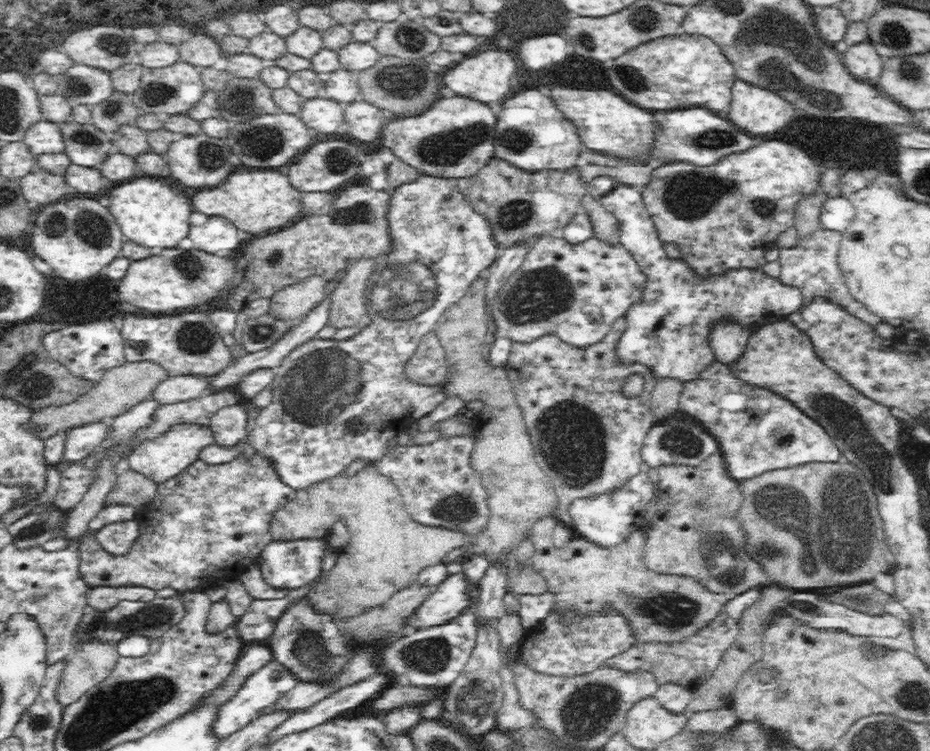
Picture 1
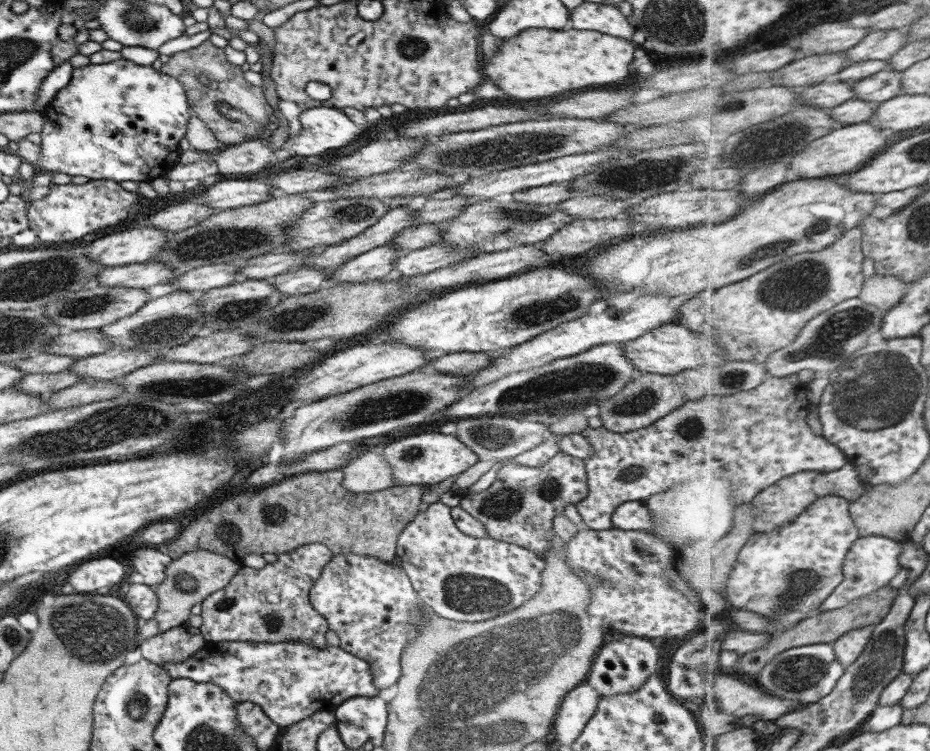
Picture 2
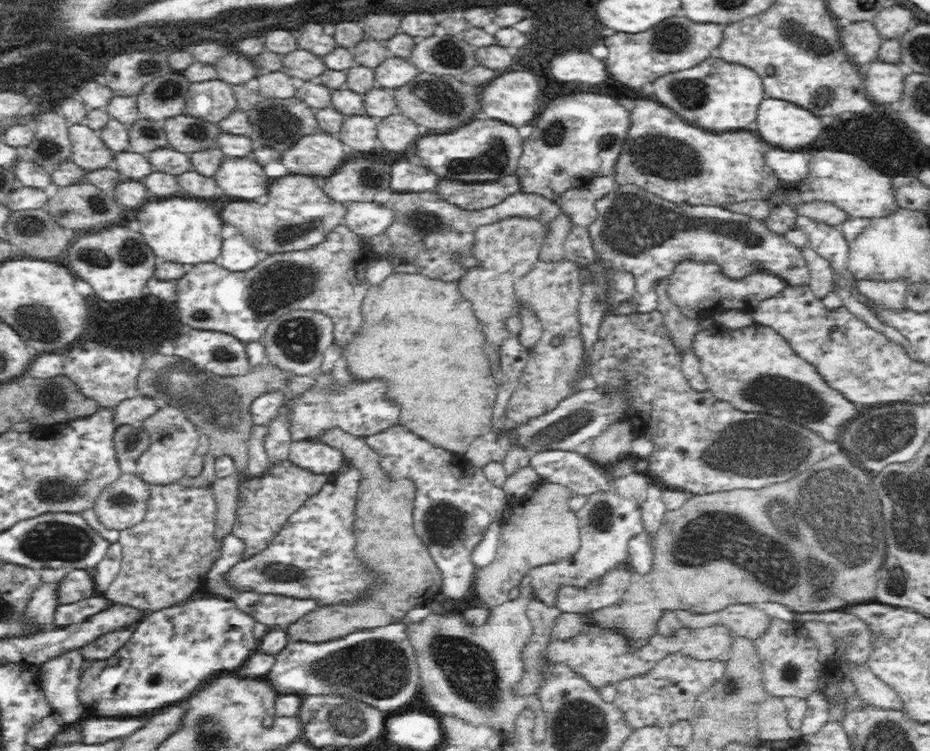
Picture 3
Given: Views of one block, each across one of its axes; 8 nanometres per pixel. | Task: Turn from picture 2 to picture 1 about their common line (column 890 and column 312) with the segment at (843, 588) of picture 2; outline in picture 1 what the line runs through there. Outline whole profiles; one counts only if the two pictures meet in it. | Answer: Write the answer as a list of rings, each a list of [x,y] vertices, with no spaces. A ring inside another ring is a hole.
[[[325,538],[300,539],[295,541],[276,542],[272,541],[260,556],[262,556],[262,564],[259,570],[262,571],[262,580],[276,588],[276,590],[298,590],[304,588],[312,582],[316,582],[324,570],[322,570],[322,560],[326,558],[328,551],[333,550]]]

